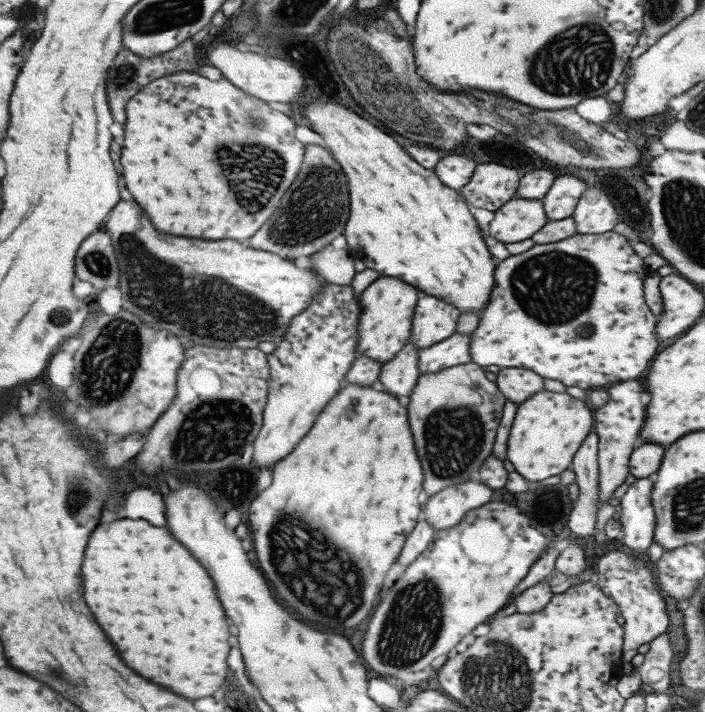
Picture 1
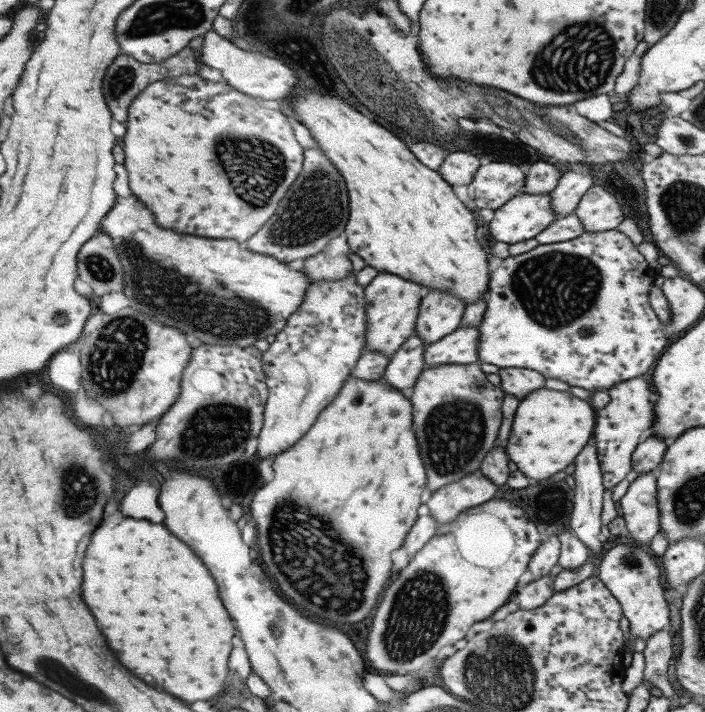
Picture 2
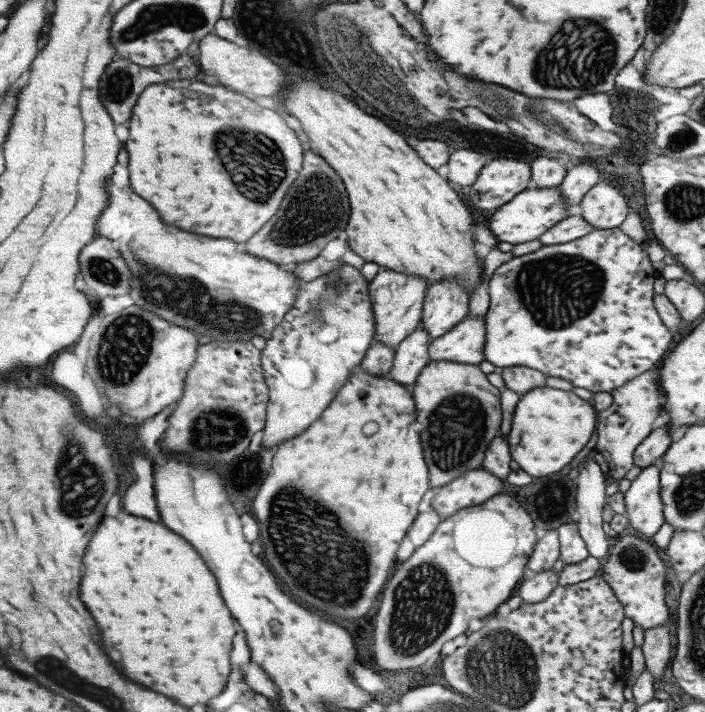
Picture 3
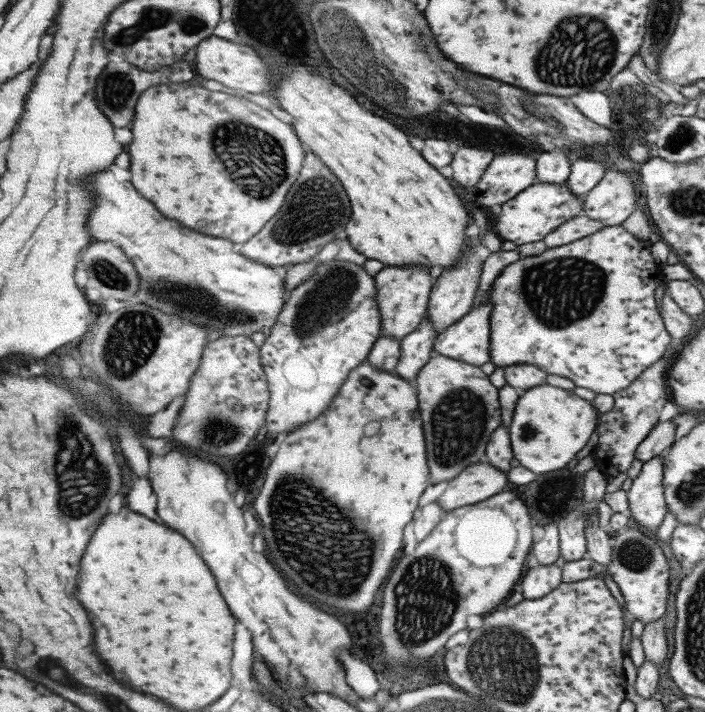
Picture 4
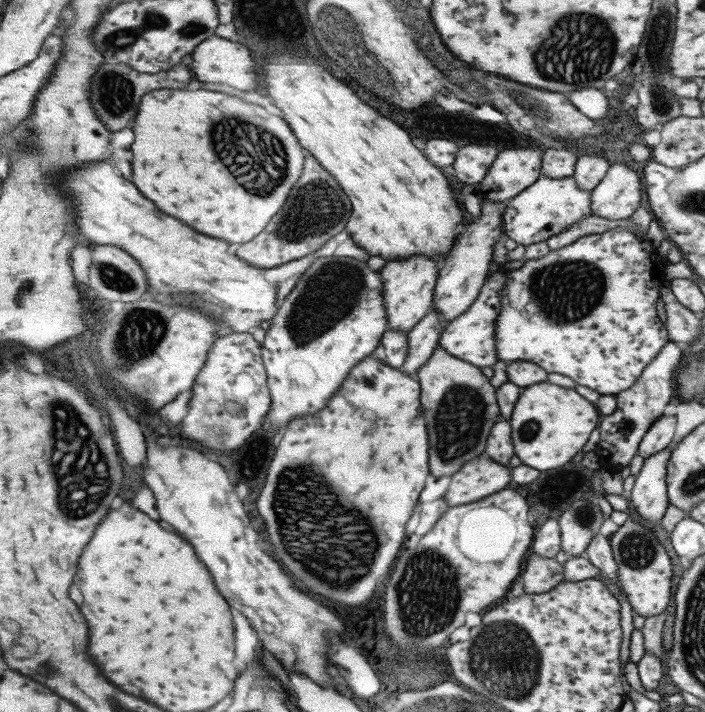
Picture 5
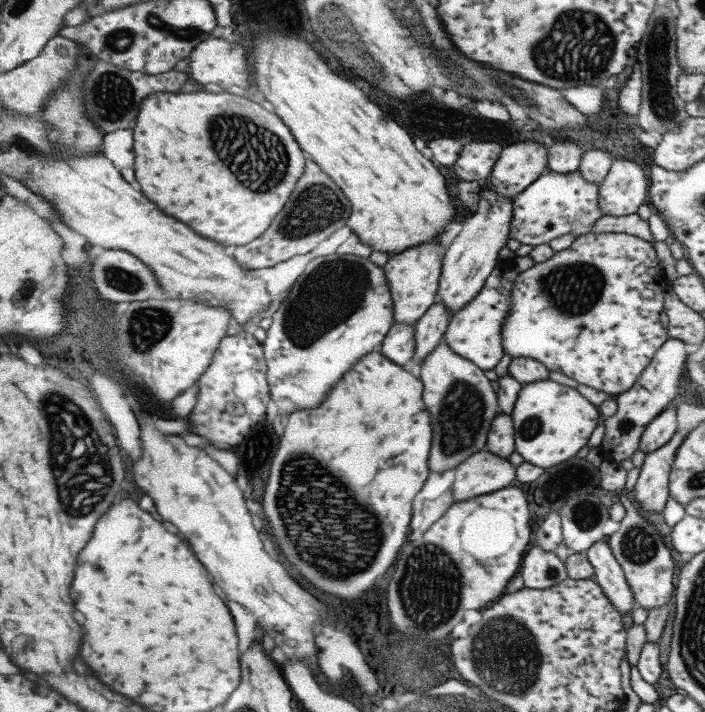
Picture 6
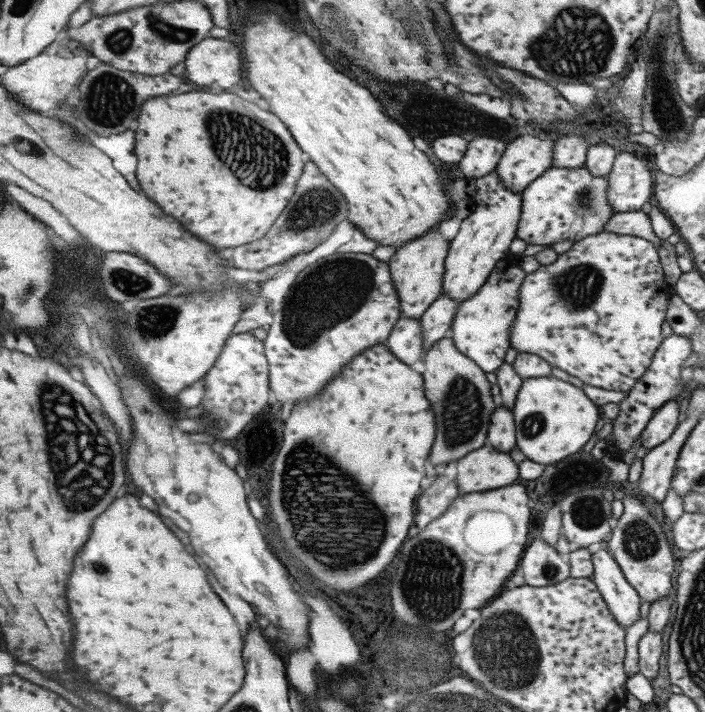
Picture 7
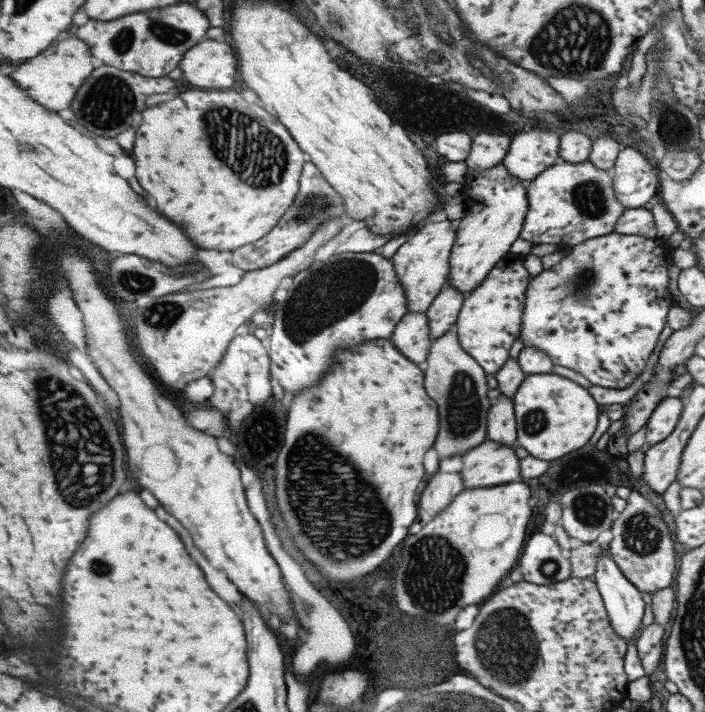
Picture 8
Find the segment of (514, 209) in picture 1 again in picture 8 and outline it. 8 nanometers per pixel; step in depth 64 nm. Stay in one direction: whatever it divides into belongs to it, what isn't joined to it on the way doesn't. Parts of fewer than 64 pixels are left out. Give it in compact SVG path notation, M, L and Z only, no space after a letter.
M559 160L544 173L541 173L533 182L529 183L530 209L528 216L526 216L521 238L535 245L567 245L570 249L586 240L615 233L617 222L624 216L628 208L618 199L614 176L613 170L602 169L590 160L580 163Z

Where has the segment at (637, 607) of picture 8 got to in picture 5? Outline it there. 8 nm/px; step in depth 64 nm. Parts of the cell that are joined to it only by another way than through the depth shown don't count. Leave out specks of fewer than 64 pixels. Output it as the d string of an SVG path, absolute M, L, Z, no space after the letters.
M603 534L597 535L597 537L593 538L592 544L589 545L586 553L588 559L601 569L603 580L612 580L615 582L628 599L620 581L619 565L614 557L610 537L603 536Z

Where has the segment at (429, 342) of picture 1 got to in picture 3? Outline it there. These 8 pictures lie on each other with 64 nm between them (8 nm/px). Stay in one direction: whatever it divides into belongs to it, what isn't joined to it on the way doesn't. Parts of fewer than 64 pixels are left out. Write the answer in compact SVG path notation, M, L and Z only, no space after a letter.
M455 279L445 280L445 282L437 282L432 284L428 290L428 298L426 298L422 325L427 328L432 340L442 337L449 331L456 329L461 322L468 318L469 314L469 292L455 282Z

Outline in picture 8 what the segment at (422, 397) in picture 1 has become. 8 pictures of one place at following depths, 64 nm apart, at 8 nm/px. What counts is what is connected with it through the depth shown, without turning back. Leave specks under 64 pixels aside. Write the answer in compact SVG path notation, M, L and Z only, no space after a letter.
M455 328L433 341L426 364L425 386L429 396L441 406L441 438L437 438L435 448L441 458L465 454L465 450L478 447L488 440L487 412L491 409L488 372L464 349Z

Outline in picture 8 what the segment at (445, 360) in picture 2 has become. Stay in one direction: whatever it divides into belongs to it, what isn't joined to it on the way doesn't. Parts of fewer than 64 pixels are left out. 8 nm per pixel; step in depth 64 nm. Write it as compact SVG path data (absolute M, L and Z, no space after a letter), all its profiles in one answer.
M510 253L500 260L500 265L489 274L487 280L466 296L455 325L464 349L491 375L503 368L510 359L513 344L520 338L523 314L528 302L527 287L532 278L524 266L526 257Z

